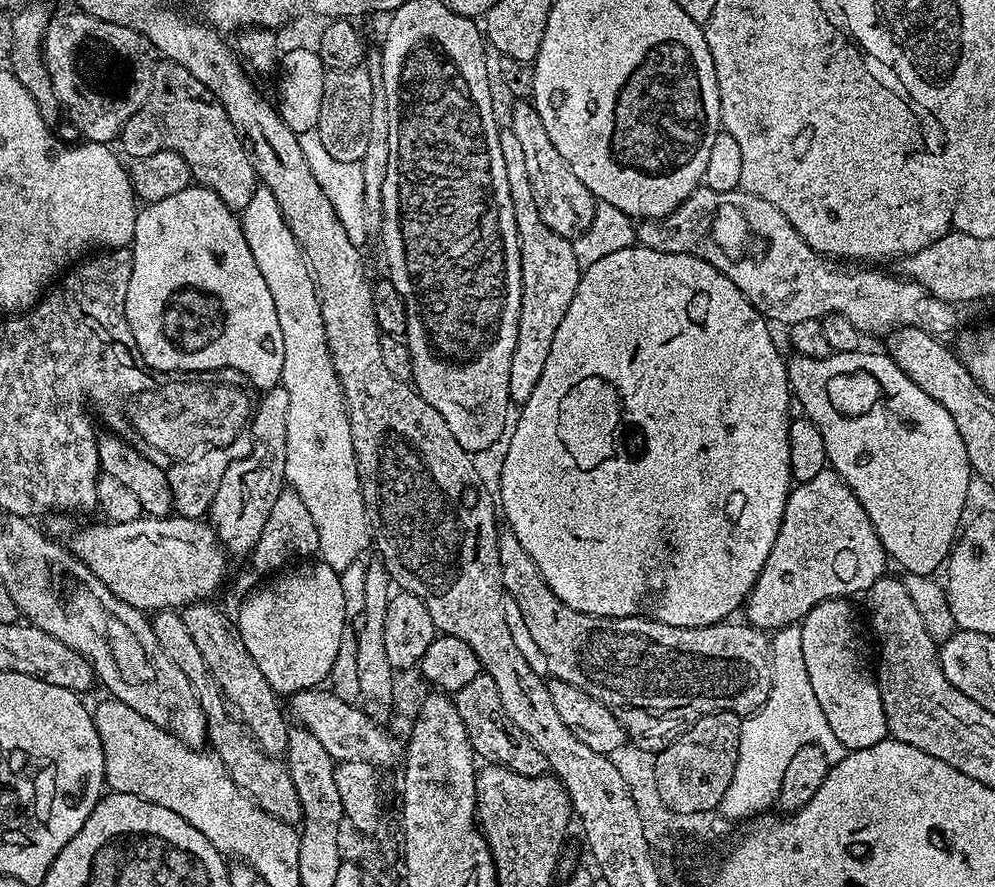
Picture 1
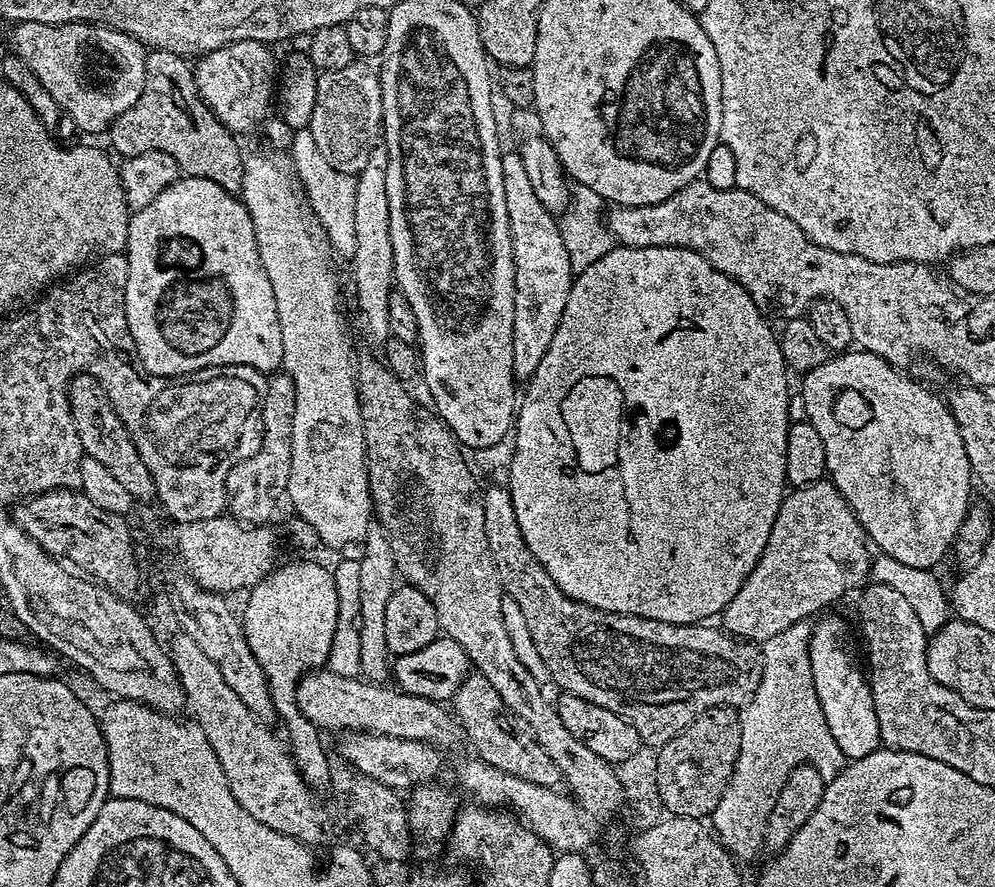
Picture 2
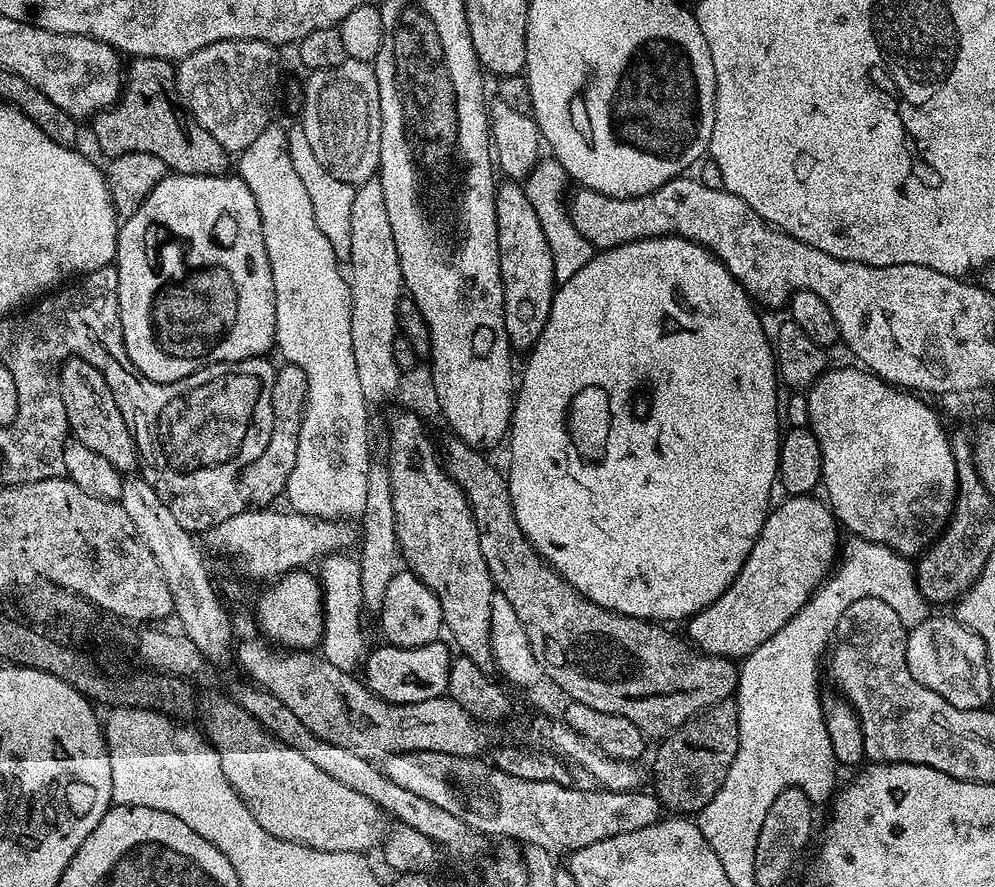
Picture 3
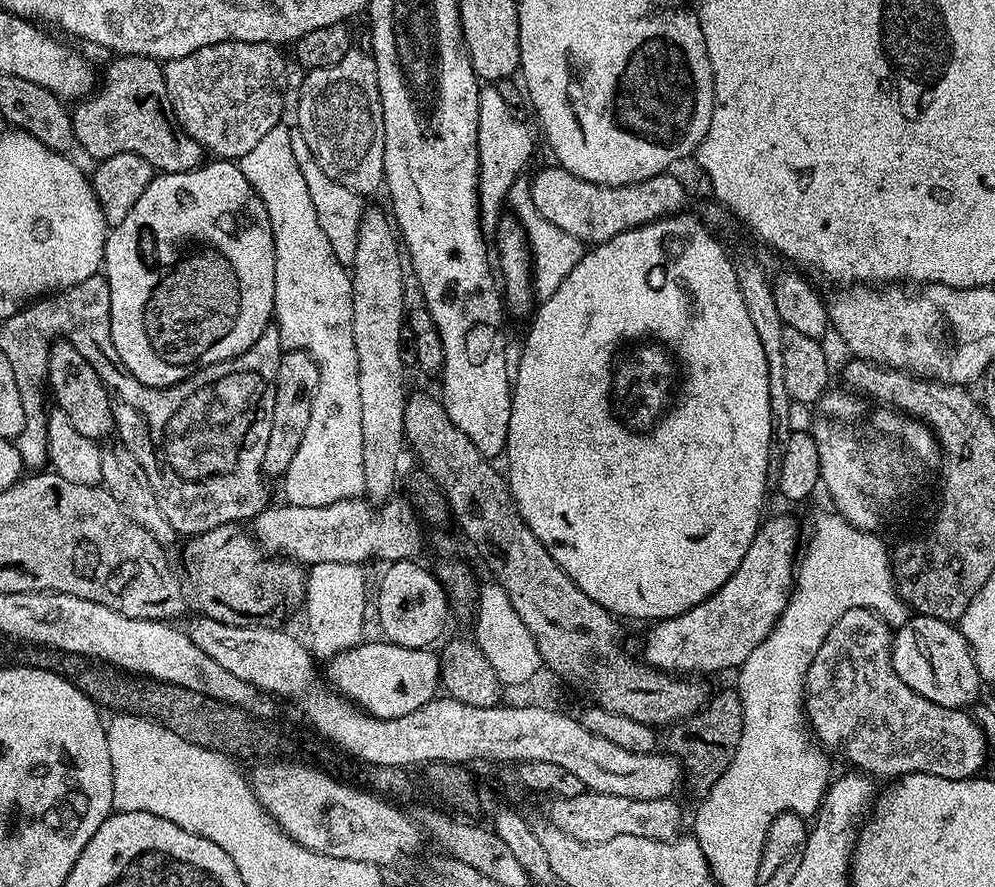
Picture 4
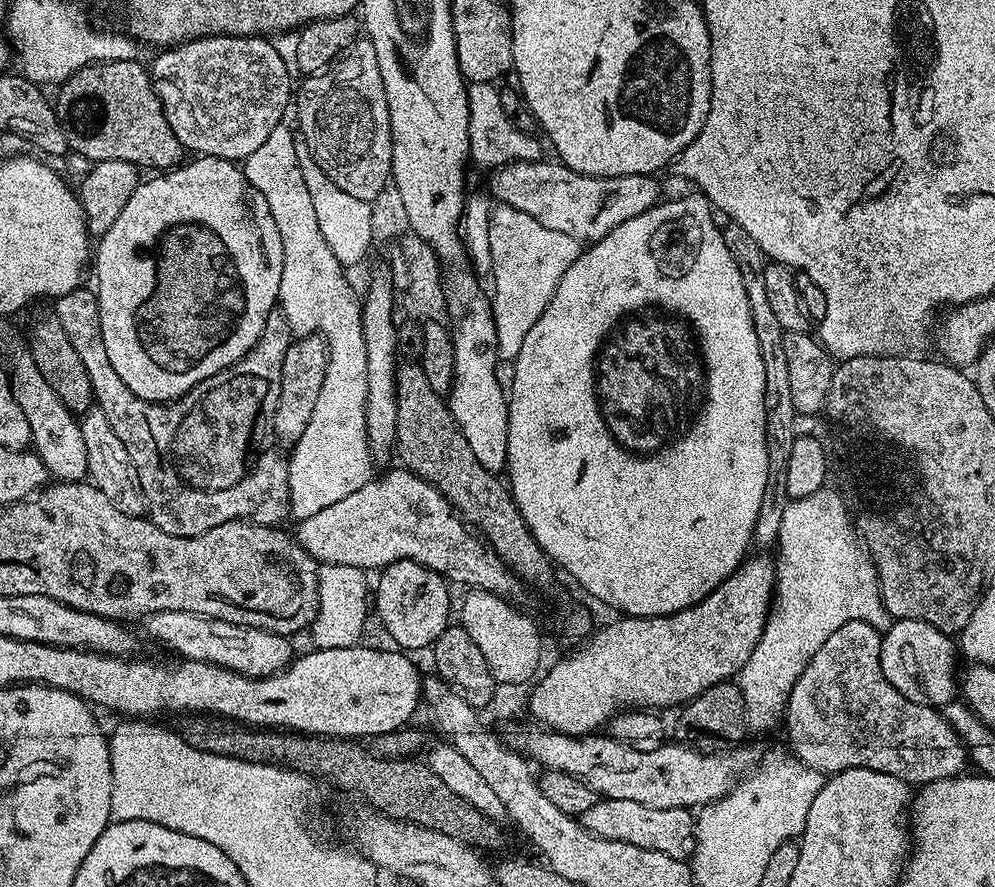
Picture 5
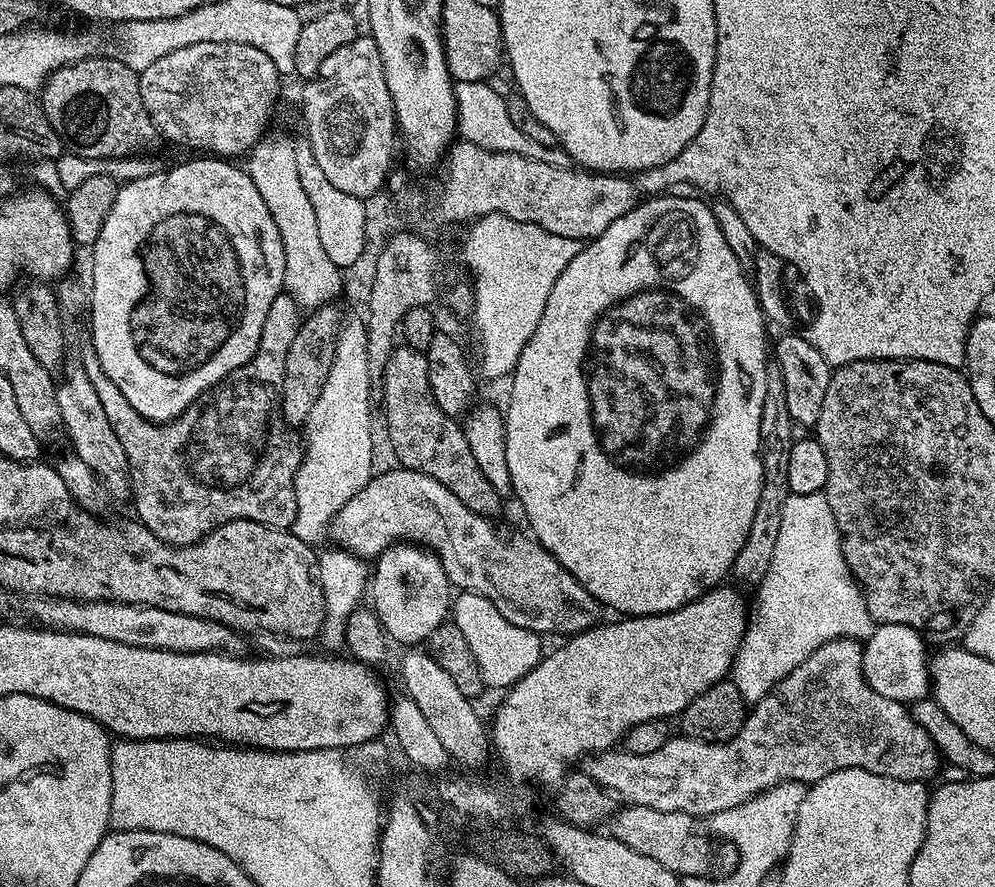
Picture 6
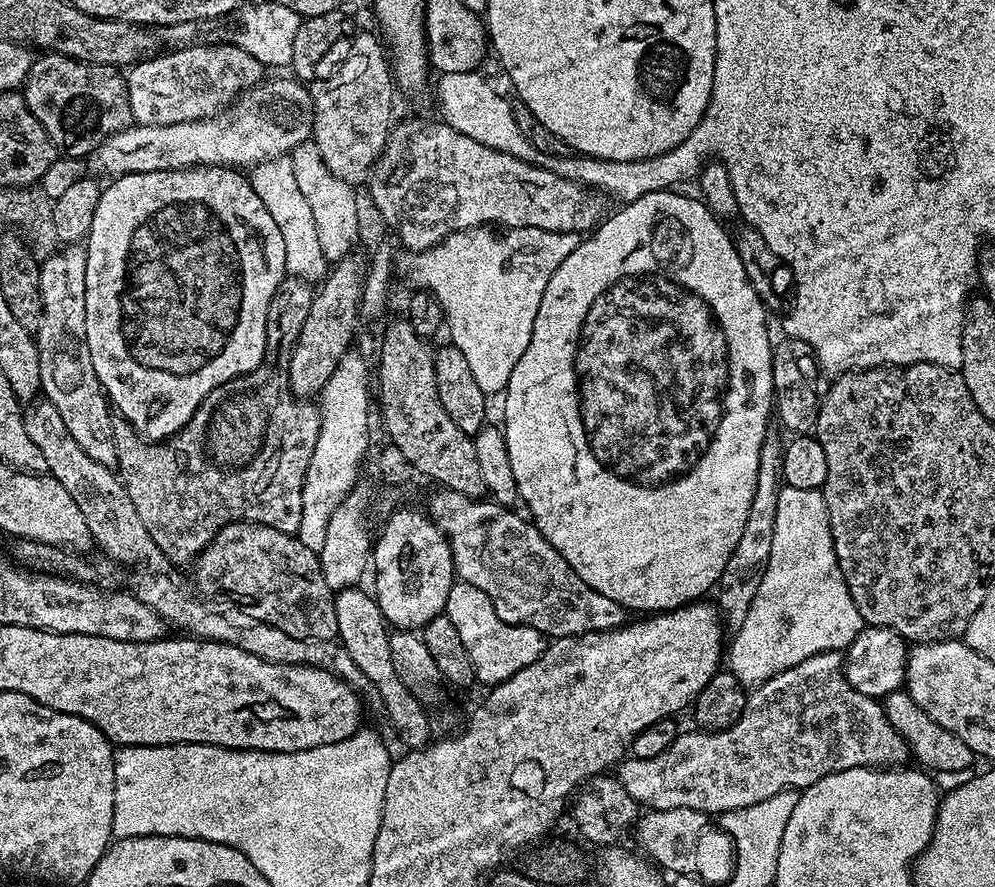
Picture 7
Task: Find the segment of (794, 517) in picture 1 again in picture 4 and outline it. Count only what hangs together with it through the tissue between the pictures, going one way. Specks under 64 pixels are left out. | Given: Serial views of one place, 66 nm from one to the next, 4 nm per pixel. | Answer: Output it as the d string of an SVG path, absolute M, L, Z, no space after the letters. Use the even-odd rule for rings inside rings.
M772 516L761 523L760 528L754 534L754 542L750 542L750 550L746 550L746 555L742 557L742 562L738 562L738 570L734 570L734 574L730 574L730 578L726 578L724 585L714 594L710 594L710 598L706 598L702 602L698 602L698 606L694 606L689 612L683 612L677 616L671 616L669 620L658 620L651 625L652 628L648 632L648 637L644 640L644 656L643 663L659 668L660 671L669 674L704 674L700 672L724 672L727 668L732 670L739 669L741 664L746 662L746 658L750 658L750 654L766 637L774 630L774 626L778 622L778 618L786 610L788 598L792 594L792 585L796 575L796 565L798 563L798 549L802 544L802 536L800 540L800 528L796 525L796 520L792 516Z

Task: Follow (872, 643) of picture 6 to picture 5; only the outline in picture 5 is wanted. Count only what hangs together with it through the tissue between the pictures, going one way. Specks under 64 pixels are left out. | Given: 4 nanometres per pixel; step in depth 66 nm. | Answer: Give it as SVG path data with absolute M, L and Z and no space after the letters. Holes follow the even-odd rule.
M917 620L889 623L880 642L880 669L886 682L890 682L898 694L919 704L941 706L953 703L952 695L958 692L956 656L958 648L949 633L940 632L934 626Z

